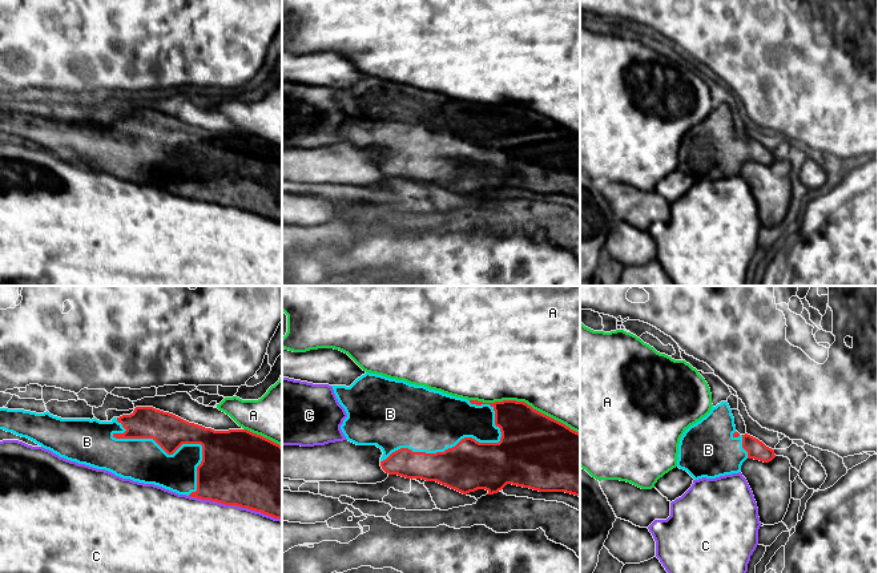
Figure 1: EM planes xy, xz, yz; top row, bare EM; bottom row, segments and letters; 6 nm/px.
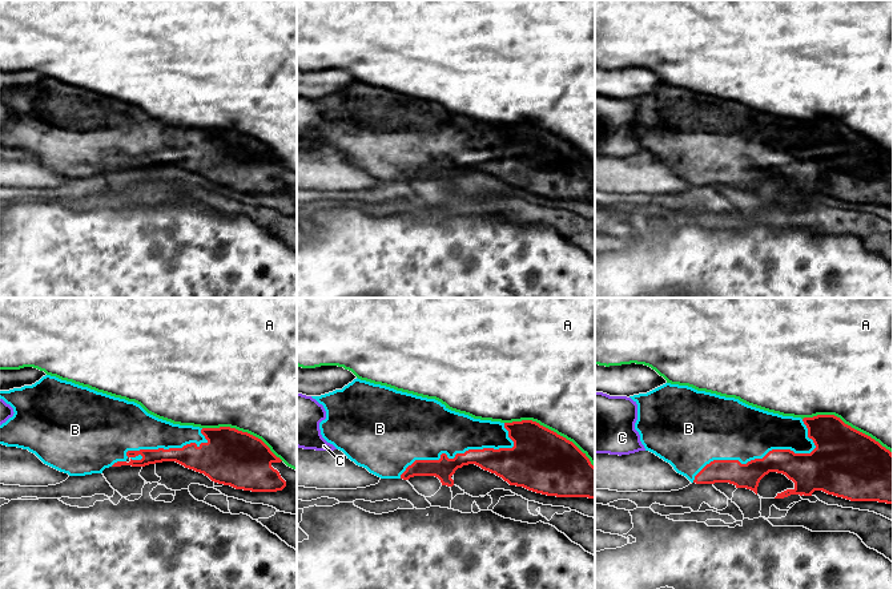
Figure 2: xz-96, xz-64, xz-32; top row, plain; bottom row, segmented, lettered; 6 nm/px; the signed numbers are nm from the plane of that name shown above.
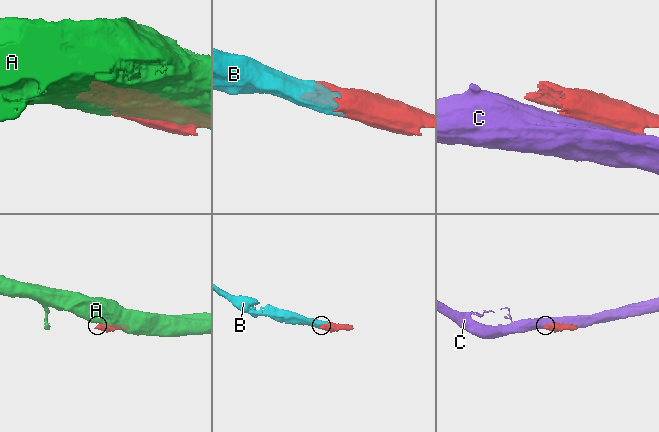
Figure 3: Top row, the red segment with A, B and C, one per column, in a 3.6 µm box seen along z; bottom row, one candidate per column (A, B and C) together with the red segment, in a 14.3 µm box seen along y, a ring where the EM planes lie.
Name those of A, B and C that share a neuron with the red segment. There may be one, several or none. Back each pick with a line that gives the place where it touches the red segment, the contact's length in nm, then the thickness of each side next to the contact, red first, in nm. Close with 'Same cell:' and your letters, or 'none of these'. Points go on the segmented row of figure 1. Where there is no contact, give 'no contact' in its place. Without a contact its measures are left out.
B: contact xz (458, 443); length 750 nm; calibres 300 and 380 nm
Same cell: B

